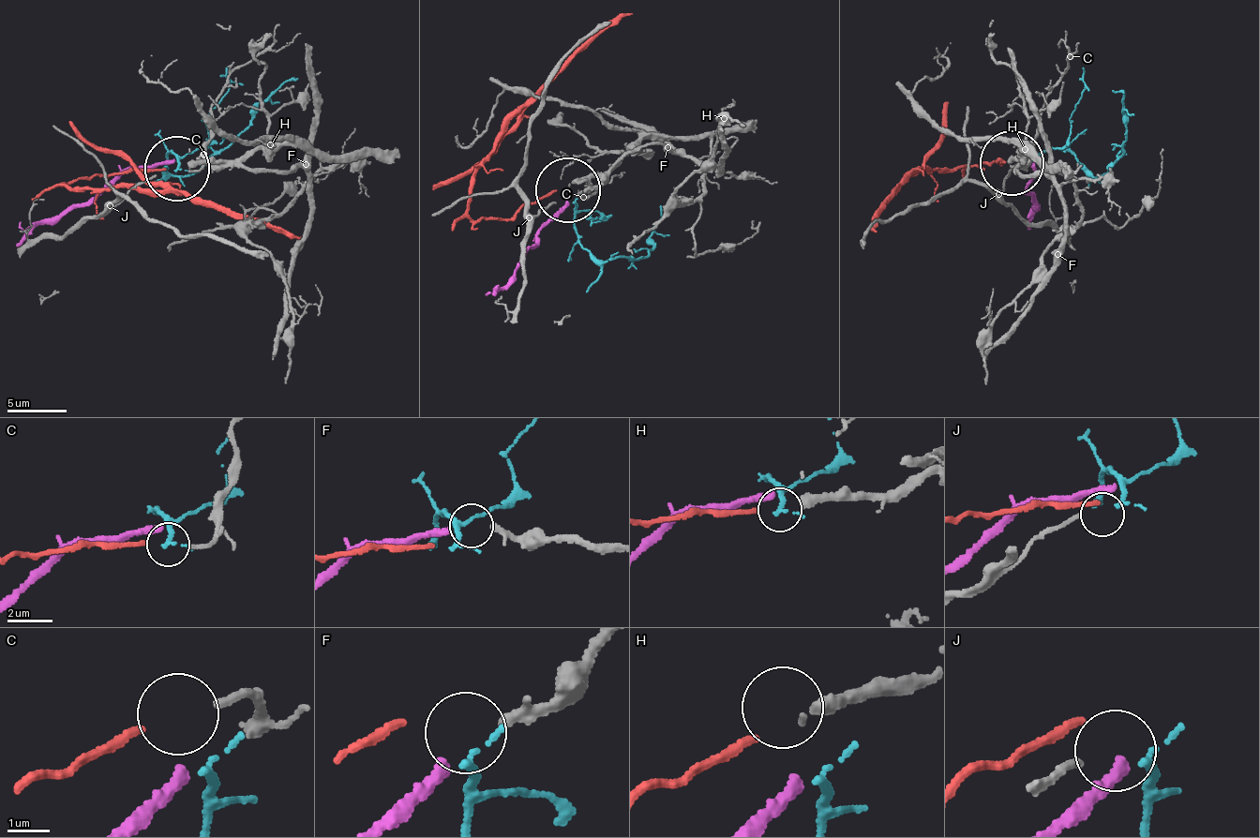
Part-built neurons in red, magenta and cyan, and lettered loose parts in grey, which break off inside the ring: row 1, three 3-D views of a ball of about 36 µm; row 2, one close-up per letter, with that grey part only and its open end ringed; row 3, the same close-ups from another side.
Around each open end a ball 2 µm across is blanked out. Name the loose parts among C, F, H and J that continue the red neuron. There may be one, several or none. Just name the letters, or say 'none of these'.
C

